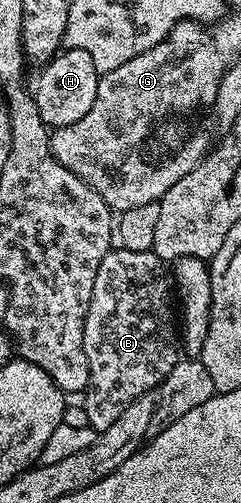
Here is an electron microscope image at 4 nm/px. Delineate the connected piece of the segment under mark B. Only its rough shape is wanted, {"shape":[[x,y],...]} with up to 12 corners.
{"shape":[[112,249],[87,305],[81,403],[109,428],[181,360],[152,249]]}

